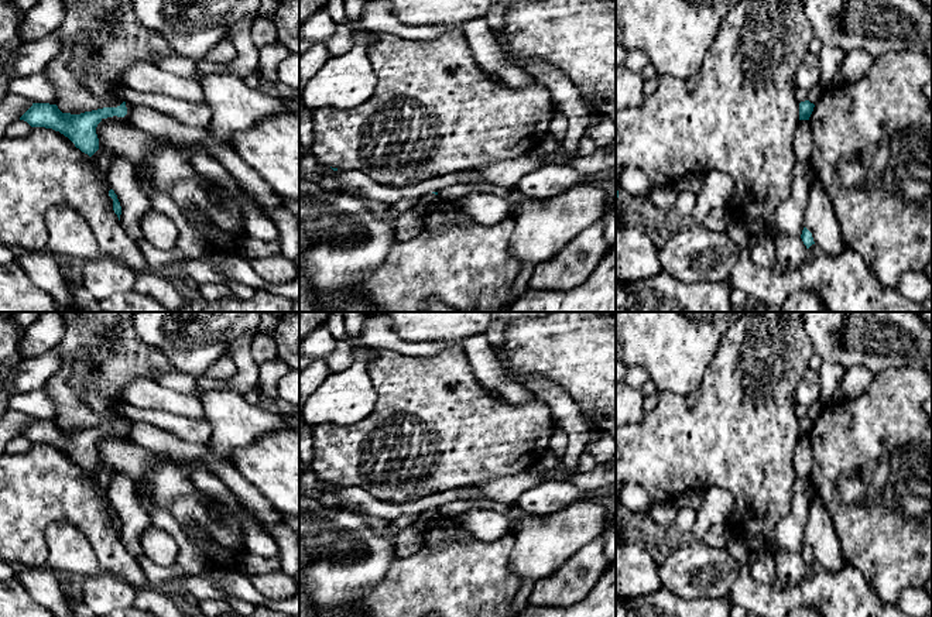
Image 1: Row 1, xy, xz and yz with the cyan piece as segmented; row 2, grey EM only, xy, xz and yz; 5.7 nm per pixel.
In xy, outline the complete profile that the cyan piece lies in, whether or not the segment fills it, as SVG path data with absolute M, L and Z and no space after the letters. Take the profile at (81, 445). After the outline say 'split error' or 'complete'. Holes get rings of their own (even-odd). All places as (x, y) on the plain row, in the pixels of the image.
M126 418L117 424L103 424L80 431L62 429L56 421L32 419L20 433L31 443L45 443L59 448L68 453L76 465L92 473L99 466L96 450L97 441L107 433L124 433L127 431Z | complete

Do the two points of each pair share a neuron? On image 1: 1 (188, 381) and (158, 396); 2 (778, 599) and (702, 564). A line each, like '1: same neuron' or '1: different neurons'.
1: different neurons
2: different neurons

